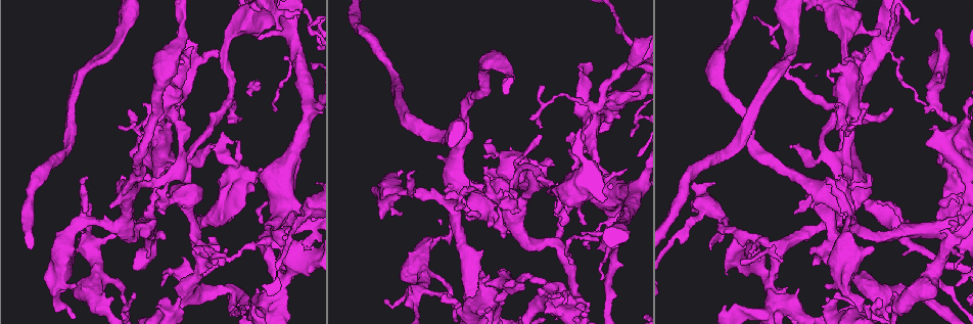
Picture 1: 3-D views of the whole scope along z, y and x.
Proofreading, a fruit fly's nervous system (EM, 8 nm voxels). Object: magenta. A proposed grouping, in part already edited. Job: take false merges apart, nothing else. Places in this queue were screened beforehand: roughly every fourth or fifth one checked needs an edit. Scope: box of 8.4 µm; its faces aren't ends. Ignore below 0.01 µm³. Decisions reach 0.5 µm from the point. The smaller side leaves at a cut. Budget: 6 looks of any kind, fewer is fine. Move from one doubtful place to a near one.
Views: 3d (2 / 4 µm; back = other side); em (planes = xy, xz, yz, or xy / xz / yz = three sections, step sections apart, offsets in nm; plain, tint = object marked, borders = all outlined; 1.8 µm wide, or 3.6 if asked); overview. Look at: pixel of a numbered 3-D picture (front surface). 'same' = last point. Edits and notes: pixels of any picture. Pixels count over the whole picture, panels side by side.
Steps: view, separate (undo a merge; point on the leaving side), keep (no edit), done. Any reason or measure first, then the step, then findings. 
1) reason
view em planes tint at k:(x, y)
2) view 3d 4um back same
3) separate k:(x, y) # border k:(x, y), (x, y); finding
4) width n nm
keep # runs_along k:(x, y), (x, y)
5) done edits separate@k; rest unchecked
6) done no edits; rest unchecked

view em planes tint at 1:(133, 186)

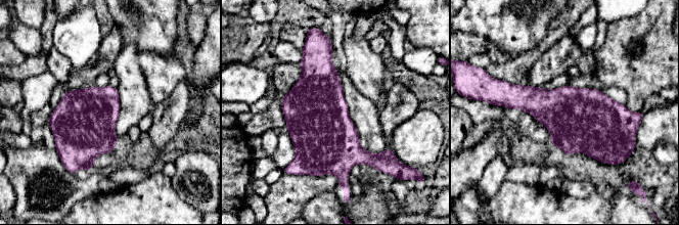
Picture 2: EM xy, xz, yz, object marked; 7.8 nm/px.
keep # one neuron here

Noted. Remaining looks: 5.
a fork
view em planes tint at 1:(202, 265)

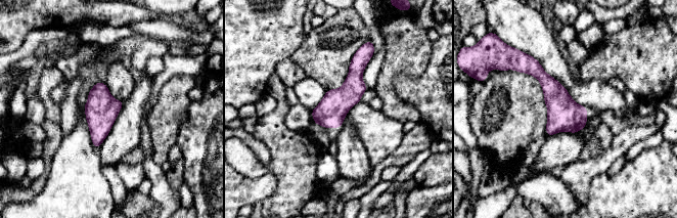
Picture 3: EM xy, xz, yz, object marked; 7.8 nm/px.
width 240 nm
keep # one neuron here

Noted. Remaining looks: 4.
abrupt turn
view em xz step 16 tint at 1:(776, 304)

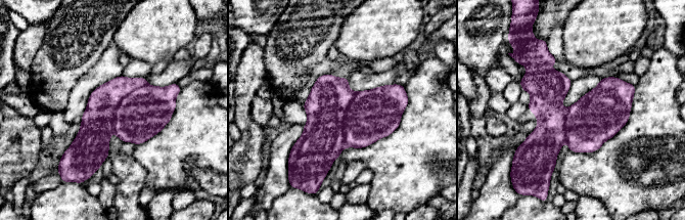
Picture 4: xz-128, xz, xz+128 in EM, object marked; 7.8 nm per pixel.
view em planes tint same

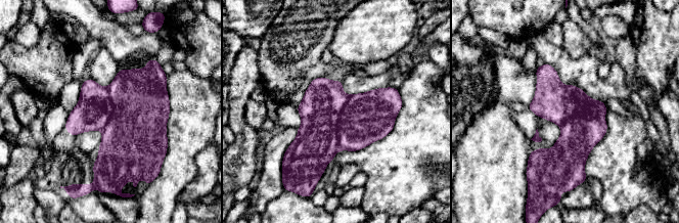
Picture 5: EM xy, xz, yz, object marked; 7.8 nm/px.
width 360 nm
separate 5:(366, 118) # border 5:(350, 96), (337, 122), (340, 149); a second neuron is stuck on

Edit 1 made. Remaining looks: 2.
done edits separate@5; rest unchecked

